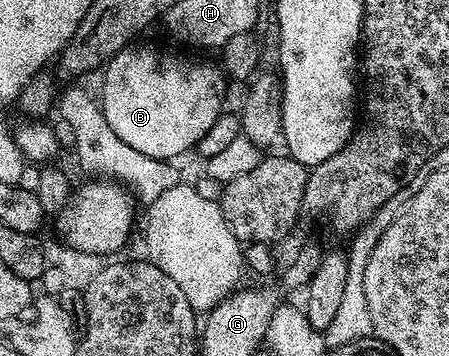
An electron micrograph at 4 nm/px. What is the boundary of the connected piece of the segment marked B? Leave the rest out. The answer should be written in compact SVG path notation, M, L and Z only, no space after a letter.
M128 46L122 48L117 55L108 60L103 72L103 98L101 97L101 105L105 118L108 119L110 126L121 141L128 143L129 146L141 151L143 154L149 155L151 158L159 160L167 160L174 155L189 151L196 147L198 140L203 140L211 132L211 127L219 120L219 115L223 112L223 95L227 92L228 77L225 75L224 69L218 63L210 64L207 60L194 60L191 56L182 56L179 52L170 52L167 48L135 48L136 46Z

